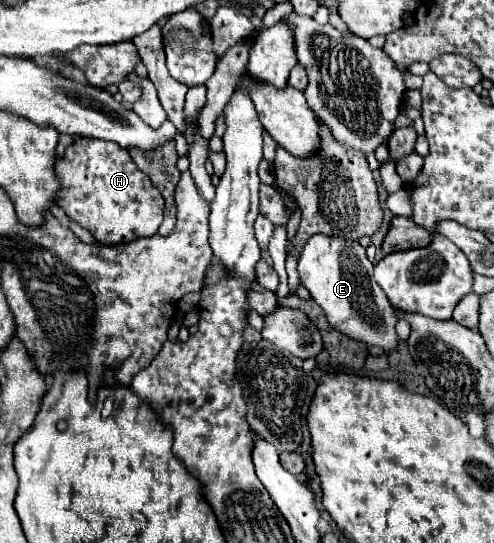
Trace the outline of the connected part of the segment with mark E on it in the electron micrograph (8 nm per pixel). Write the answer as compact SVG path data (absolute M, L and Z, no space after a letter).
M313 235L307 241L307 247L303 249L303 253L299 255L297 271L299 271L301 285L309 291L311 299L315 299L315 303L325 311L325 317L331 327L335 327L343 335L355 341L361 341L369 347L381 347L385 353L397 351L397 345L399 345L399 337L395 333L397 313L393 311L383 289L373 281L373 275L371 275L373 263L367 259L365 249L357 241L343 241L343 239L335 239L327 235Z

